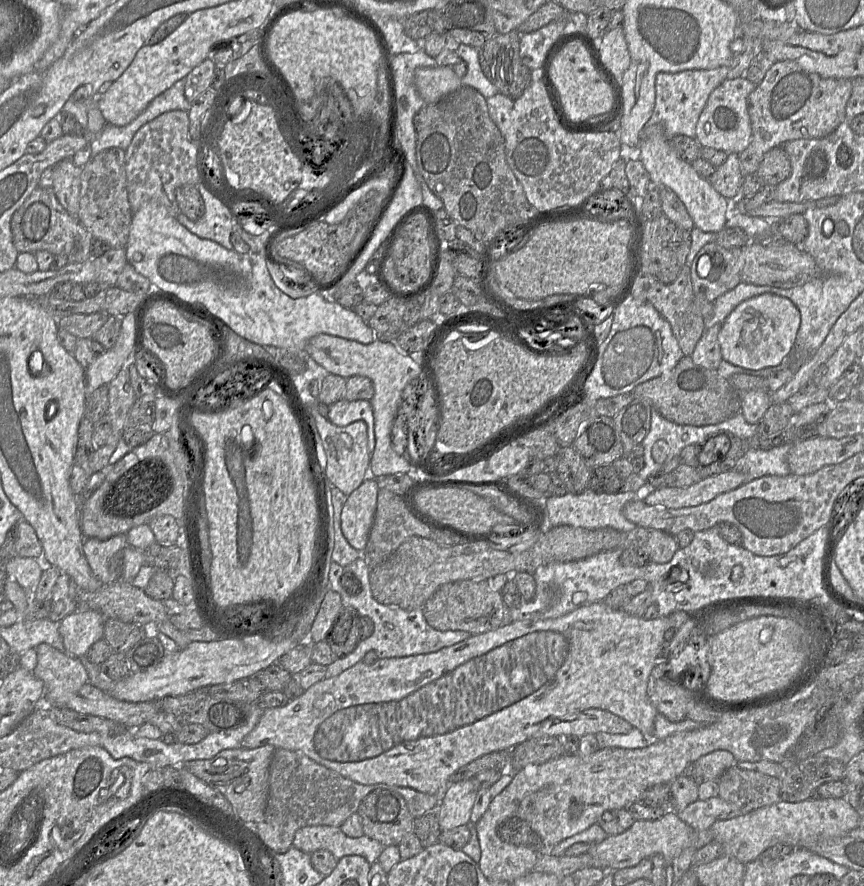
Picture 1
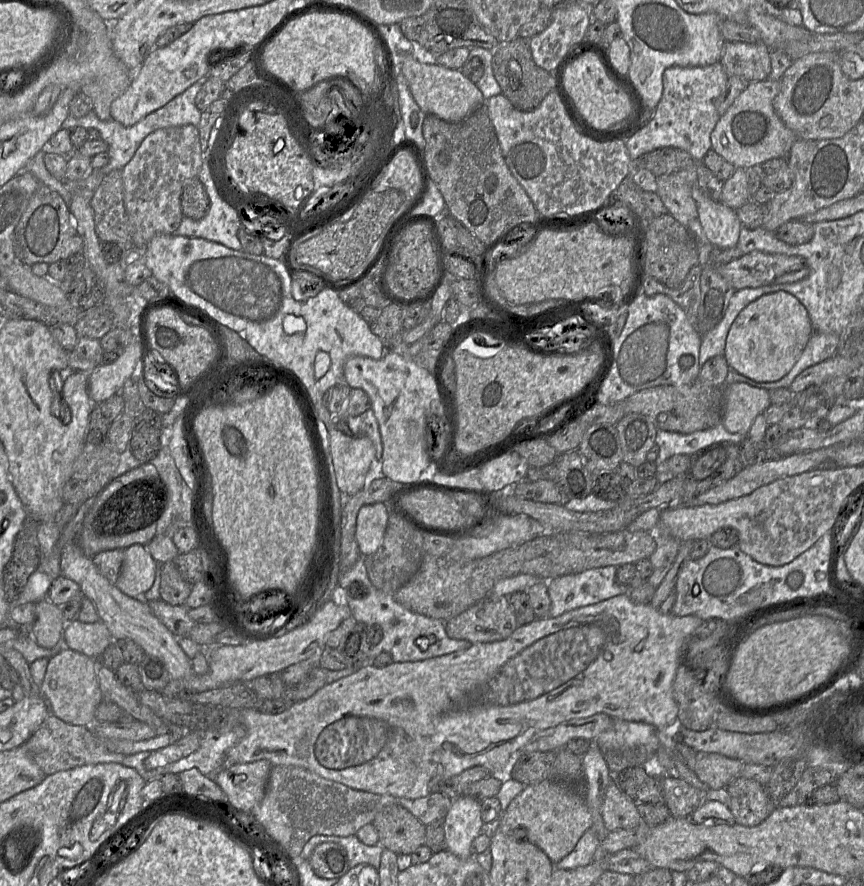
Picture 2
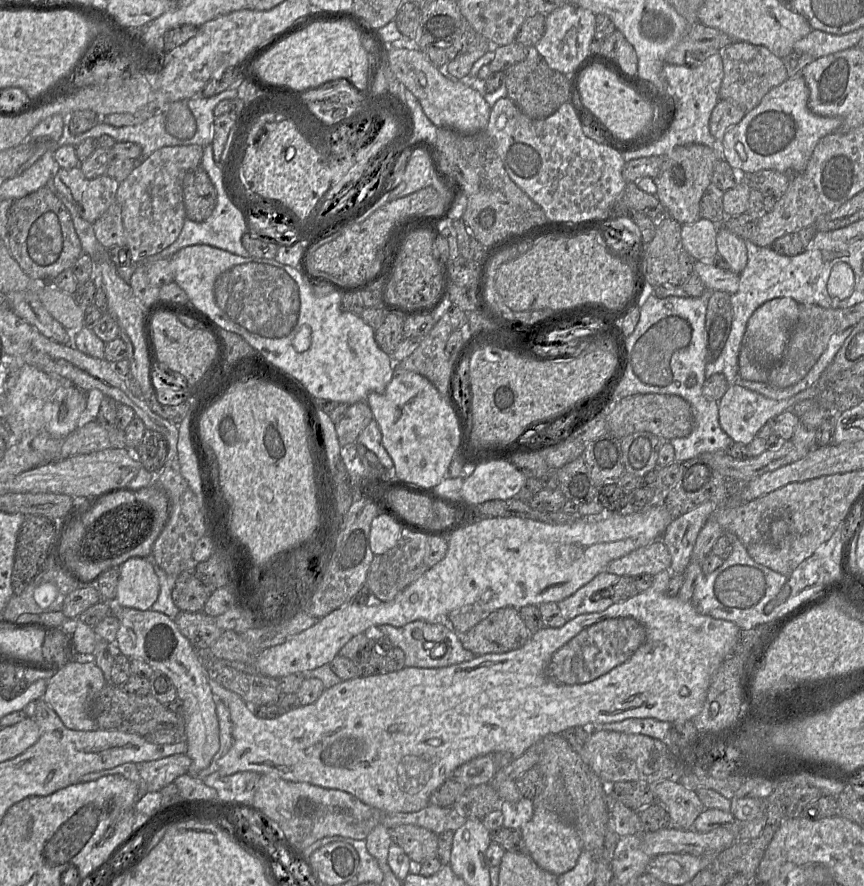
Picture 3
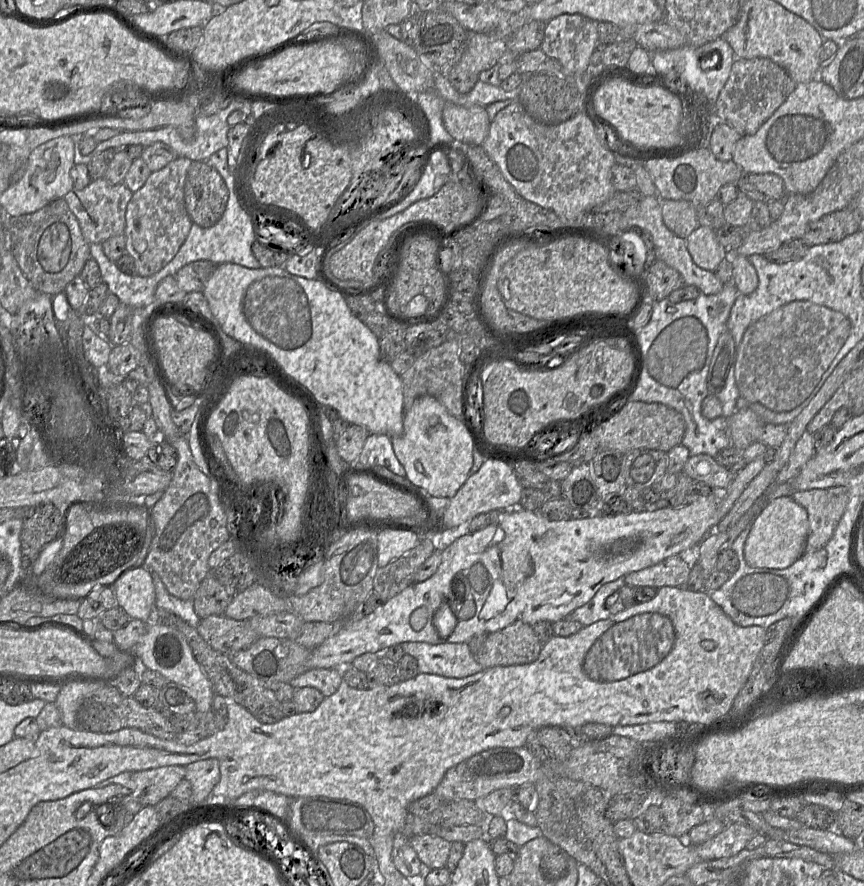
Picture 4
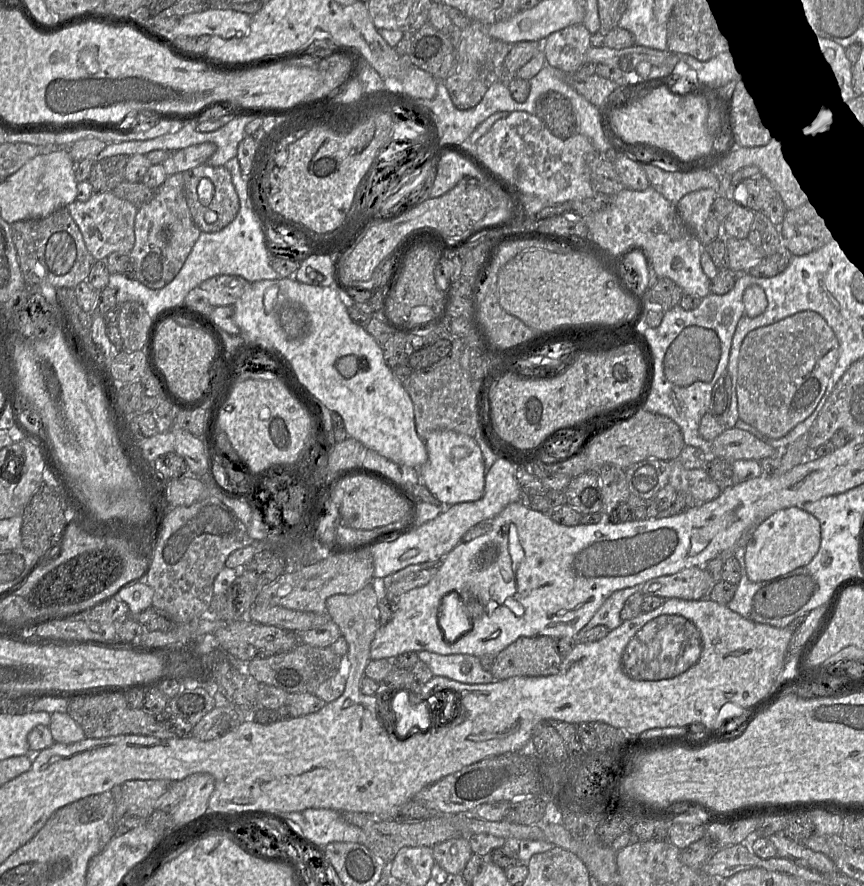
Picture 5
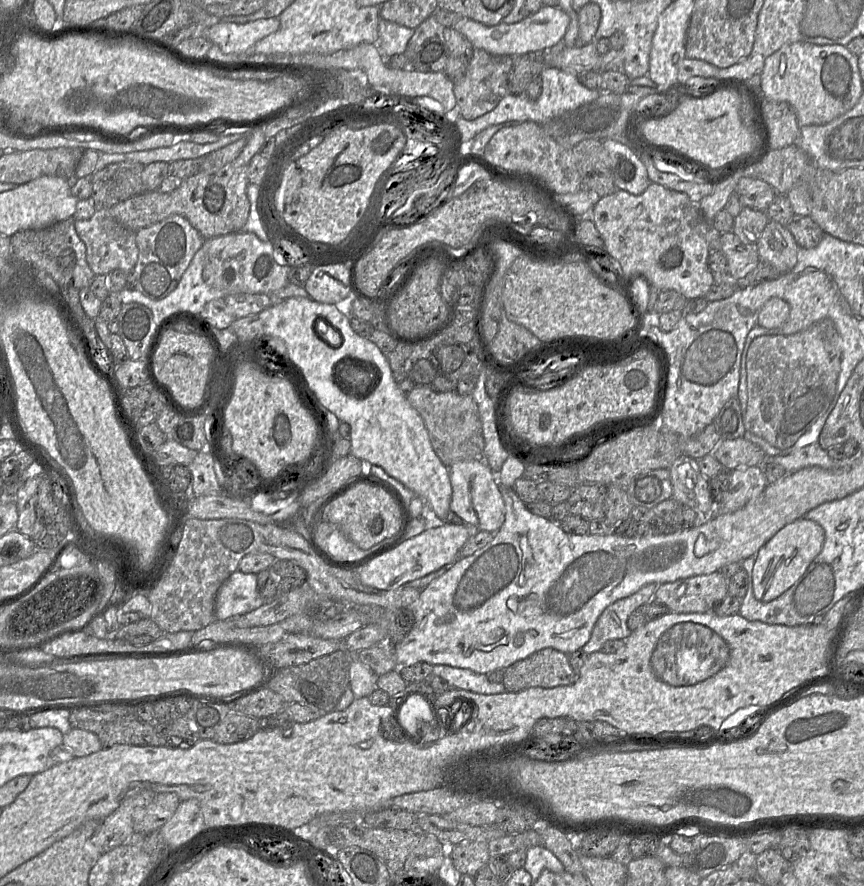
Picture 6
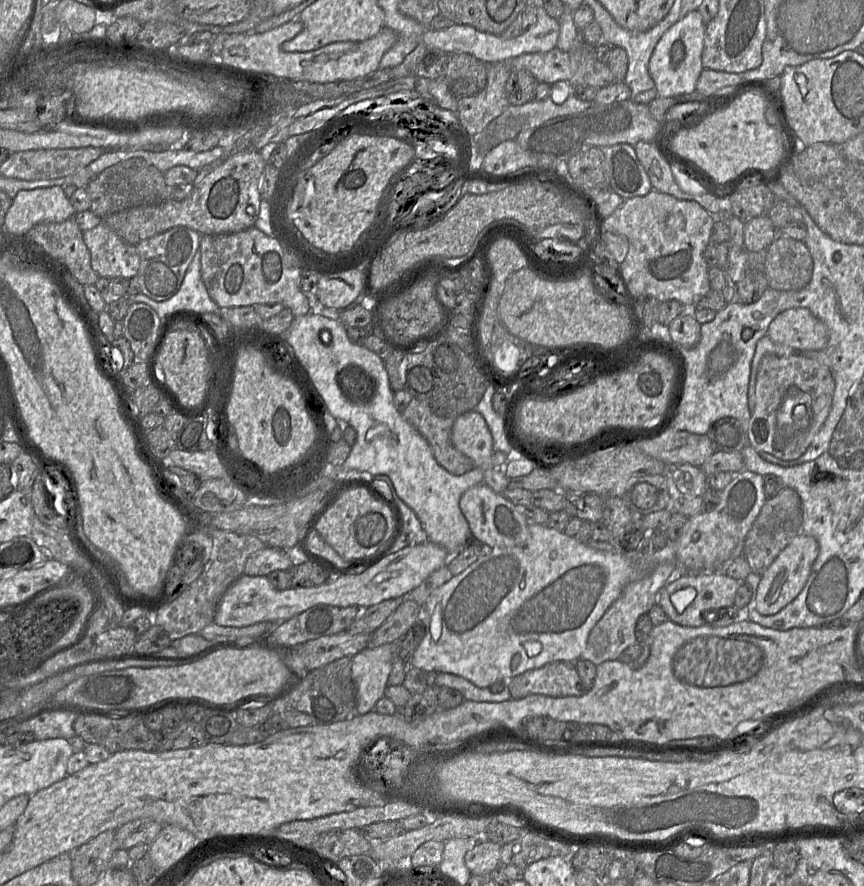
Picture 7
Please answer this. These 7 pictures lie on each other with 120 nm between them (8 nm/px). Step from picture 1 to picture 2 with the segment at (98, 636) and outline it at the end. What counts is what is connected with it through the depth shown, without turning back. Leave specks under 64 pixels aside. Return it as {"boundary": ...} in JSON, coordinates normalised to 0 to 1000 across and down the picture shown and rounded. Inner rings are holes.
{"boundary":[[[93,700],[79,702],[72,722],[79,733],[106,744],[117,742],[119,735],[131,723],[126,711],[117,700],[110,703]]]}

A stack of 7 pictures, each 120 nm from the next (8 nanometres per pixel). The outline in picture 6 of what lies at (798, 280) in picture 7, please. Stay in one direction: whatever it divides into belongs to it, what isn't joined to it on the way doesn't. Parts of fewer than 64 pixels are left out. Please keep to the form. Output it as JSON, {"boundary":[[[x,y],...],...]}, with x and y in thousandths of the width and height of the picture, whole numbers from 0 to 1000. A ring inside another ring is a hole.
{"boundary":[[[890,248],[874,277],[880,295],[890,297],[903,309],[916,306],[922,298],[925,277],[913,260]]]}

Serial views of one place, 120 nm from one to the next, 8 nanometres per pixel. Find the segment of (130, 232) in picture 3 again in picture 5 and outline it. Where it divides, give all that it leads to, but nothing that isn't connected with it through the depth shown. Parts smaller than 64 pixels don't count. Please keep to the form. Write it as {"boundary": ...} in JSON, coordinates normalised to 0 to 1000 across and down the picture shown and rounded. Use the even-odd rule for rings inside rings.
{"boundary":[[[212,194],[196,198],[177,222],[160,234],[155,252],[156,275],[150,291],[156,298],[157,315],[172,326],[186,326],[207,308],[234,261],[225,252],[213,218]]]}

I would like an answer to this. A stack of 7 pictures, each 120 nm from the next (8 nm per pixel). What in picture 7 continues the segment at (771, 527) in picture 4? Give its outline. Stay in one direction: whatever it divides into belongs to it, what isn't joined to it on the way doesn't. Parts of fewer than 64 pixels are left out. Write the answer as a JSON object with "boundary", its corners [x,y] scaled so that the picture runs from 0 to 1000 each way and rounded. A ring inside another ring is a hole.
{"boundary":[[[932,603],[919,606],[881,649],[875,668],[876,690],[882,694],[895,694],[917,679],[931,664],[947,625],[948,614],[942,606]]]}

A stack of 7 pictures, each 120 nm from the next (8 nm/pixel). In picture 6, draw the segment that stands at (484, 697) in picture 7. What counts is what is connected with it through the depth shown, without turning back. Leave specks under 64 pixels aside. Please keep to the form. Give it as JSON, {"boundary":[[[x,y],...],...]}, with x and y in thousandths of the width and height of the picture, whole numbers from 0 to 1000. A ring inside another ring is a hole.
{"boundary":[[[520,751],[500,752],[501,761],[514,766],[521,775],[563,784],[586,781],[582,771],[568,770],[561,761],[554,761],[543,755]]]}

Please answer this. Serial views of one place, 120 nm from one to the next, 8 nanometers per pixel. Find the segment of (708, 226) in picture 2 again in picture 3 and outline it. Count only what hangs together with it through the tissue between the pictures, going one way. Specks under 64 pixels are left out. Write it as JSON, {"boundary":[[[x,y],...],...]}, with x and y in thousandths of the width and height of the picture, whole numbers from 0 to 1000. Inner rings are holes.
{"boundary":[[[831,255],[829,275],[831,287],[841,295],[845,305],[858,309],[866,296],[862,271],[839,256]]]}

